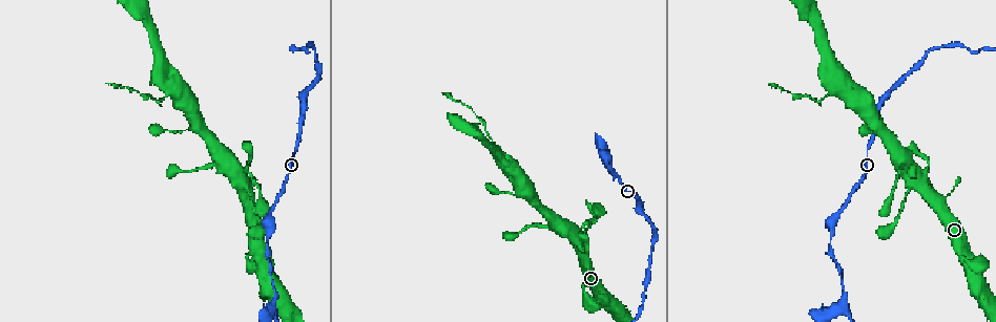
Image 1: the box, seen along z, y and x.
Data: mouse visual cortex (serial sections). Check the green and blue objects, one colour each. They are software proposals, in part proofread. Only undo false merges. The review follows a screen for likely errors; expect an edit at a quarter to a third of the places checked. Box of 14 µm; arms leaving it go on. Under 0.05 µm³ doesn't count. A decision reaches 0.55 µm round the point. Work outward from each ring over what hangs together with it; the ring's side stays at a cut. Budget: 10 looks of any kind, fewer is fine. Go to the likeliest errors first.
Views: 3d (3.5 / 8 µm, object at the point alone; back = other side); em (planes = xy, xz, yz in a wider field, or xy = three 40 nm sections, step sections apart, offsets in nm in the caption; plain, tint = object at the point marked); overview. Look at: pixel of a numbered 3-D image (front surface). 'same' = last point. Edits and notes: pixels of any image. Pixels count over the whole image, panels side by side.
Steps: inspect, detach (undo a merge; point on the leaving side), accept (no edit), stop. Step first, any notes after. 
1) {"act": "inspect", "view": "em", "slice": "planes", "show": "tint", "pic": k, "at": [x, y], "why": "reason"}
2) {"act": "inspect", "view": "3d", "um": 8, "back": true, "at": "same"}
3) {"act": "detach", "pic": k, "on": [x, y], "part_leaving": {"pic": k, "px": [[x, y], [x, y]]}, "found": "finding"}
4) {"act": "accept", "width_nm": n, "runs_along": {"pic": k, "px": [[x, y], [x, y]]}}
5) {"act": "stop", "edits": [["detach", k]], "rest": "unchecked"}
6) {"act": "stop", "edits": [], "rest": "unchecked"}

{"act": "inspect", "view": "3d", "um": 3.5, "pic": 1, "at": [141, 12], "why": "three-way junction"}

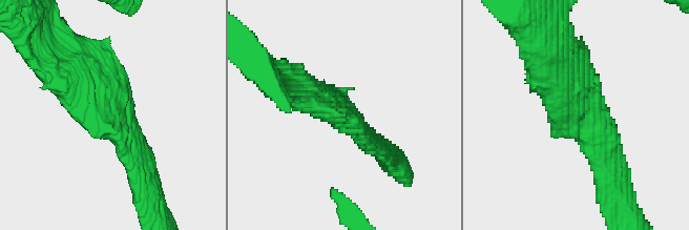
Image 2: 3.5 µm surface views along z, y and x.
{"act": "inspect", "view": "em", "slice": "planes", "show": "tint", "pic": 2, "at": [584, 109], "why": "need the tissue"}

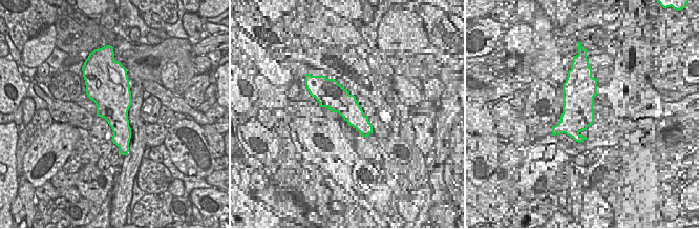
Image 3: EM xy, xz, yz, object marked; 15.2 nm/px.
{"act": "accept", "width_nm": 600, "runs_along": {"pic": 2, "px": [[136, 167], [117, 112], [61, 67]]}, "found": "one cell here"}

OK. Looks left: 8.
{"act": "inspect", "view": "3d", "um": 8, "back": true, "pic": 1, "at": [927, 160], "why": "thin neck"}

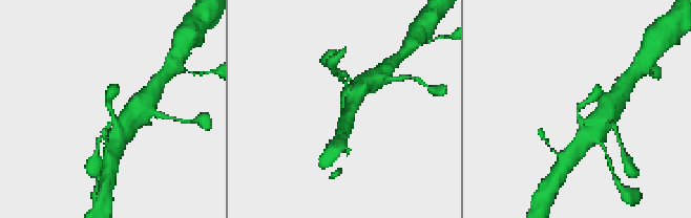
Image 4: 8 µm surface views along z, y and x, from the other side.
{"act": "inspect", "view": "em", "slice": "xy", "step": 2, "show": "tint", "pic": 4, "at": [580, 107]}

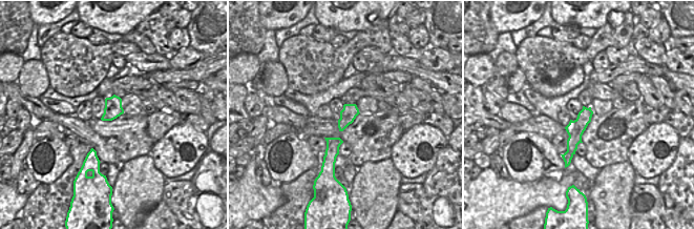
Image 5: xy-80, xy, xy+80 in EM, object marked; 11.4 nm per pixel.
{"act": "accept", "runs_along": {"pic": 4, "px": [[586, 138], [577, 110], [600, 89]]}, "found": "one cell here"}

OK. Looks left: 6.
{"act": "inspect", "view": "3d", "um": 3.5, "pic": 1, "at": [840, 304], "why": "three arms meet"}

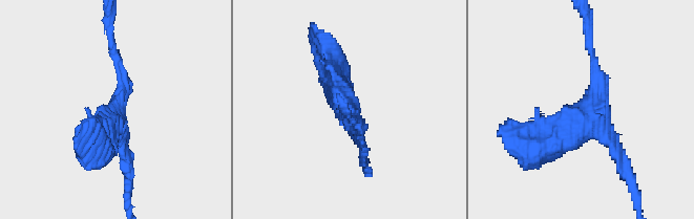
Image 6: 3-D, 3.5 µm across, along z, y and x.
{"act": "inspect", "view": "em", "slice": "xy", "step": 2, "show": "tint", "pic": 6, "at": [591, 110], "arms": 3, "arm_widths_nm": [150, 150, 400], "why": "shape alone is not enough"}

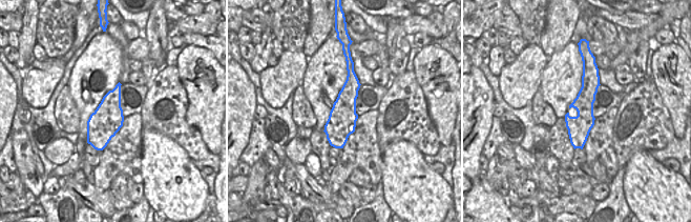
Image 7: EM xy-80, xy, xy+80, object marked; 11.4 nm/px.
{"act": "accept", "found": "continuous, no second cell"}

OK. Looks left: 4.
{"act": "inspect", "view": "em", "slice": "planes", "show": "tint", "pic": 1, "at": [820, 101], "why": "calibre changes"}

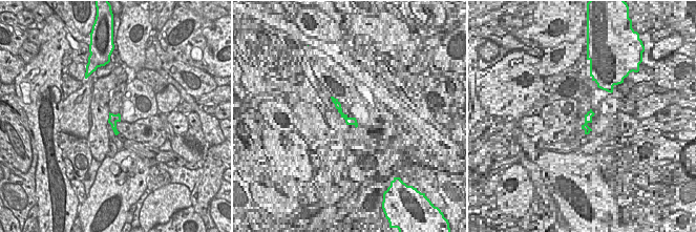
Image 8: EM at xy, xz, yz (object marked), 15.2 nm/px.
{"act": "inspect", "view": "3d", "um": 3.5, "at": "same", "why": "see where the arms go"}

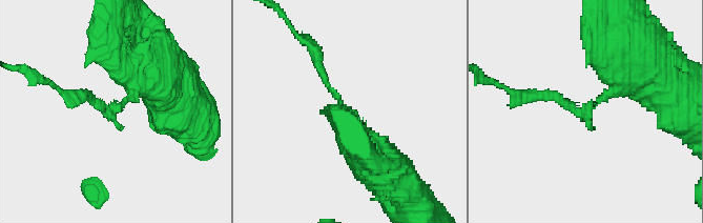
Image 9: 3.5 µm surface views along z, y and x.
{"act": "detach", "pic": 9, "on": [567, 106], "width_nm": 170, "part_leaving": {"pic": 9, "px": [[597, 103], [518, 97]]}, "found": "two cells meet here"}

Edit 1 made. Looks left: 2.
{"act": "stop", "edits": [["detach", 9]], "rest": "unchecked"}

